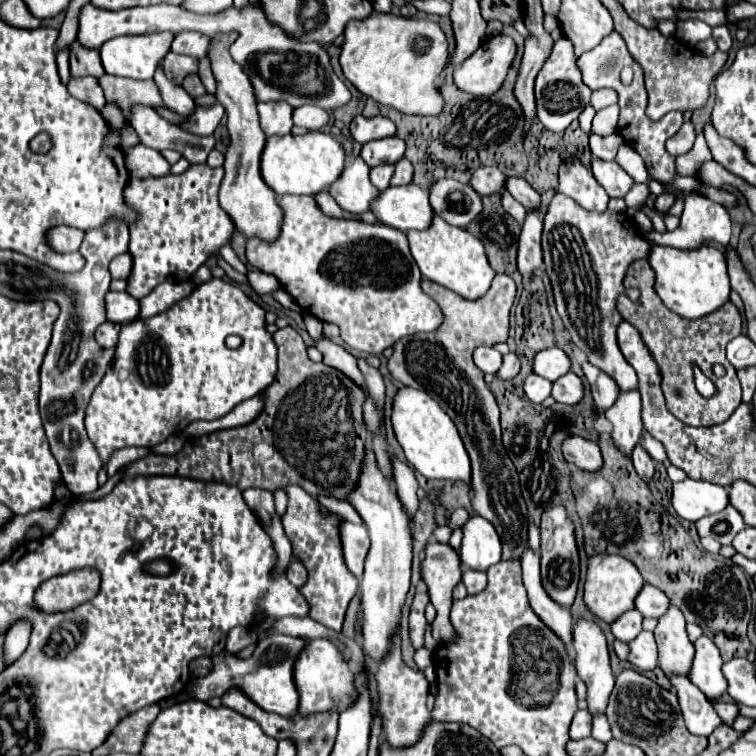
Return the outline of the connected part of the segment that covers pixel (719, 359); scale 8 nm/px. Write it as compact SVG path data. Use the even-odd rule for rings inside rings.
M637 260L629 268L625 288L637 288L641 292L637 302L633 302L627 294L619 296L619 312L623 314L625 322L639 328L643 342L647 344L651 356L659 366L663 378L661 386L669 412L689 426L713 426L725 422L741 404L741 382L737 378L737 370L729 364L725 356L725 346L743 332L743 316L737 306L733 302L727 302L723 308L719 308L719 312L713 312L703 320L679 320L679 316L667 312L665 304L659 300L655 292L655 272L647 260ZM693 362L717 386L717 394L713 398L703 398L697 392L693 380ZM713 364L723 364L727 374L723 378L717 378L713 374Z

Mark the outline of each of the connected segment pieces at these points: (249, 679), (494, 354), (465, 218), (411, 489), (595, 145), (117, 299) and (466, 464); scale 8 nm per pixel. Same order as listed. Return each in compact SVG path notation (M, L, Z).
M269 636L257 644L257 650L251 658L239 660L237 656L229 652L221 652L219 656L213 656L213 672L205 678L197 678L187 686L187 696L195 700L211 700L213 696L223 696L229 688L237 686L241 688L253 702L257 702L263 710L281 714L285 718L293 718L299 710L299 690L295 686L295 662L305 650L307 638L295 638L295 636Z
M479 346L473 352L473 360L485 374L497 374L499 368L503 366L503 356L495 348L489 348L489 346Z
M443 178L437 180L429 192L435 212L453 226L467 228L483 212L481 196L469 184Z
M393 458L393 474L395 474L395 484L397 484L397 496L399 502L403 504L409 520L413 522L413 516L417 512L419 500L417 500L417 480L413 470L407 464L401 464L397 458Z
M593 134L593 136L589 138L591 152L593 152L593 156L599 158L599 160L615 160L621 142L623 142L623 140L621 140L619 134L611 134L611 136L597 136L597 134Z
M109 292L107 294L107 320L117 324L125 324L127 320L135 320L139 316L139 300L129 292Z
M399 388L393 402L393 428L399 444L405 450L409 464L415 466L425 478L431 480L459 480L471 484L471 460L463 446L463 440L453 420L441 410L441 406L423 390Z

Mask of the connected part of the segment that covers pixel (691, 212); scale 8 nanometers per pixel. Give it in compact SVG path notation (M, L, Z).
M687 194L684 198L684 210L681 214L681 224L677 230L673 232L665 232L665 234L659 234L659 232L653 232L653 234L643 234L649 242L655 242L655 244L663 244L663 246L675 246L675 248L681 248L681 250L695 250L695 248L701 248L705 242L713 240L713 242L719 242L719 244L729 244L729 238L731 238L731 218L729 218L729 212L711 202L709 198L701 196L701 194Z

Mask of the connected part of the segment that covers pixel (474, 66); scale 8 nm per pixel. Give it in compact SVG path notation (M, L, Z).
M499 34L485 38L481 48L453 72L453 80L463 92L491 96L503 86L515 54L517 46L509 36Z

